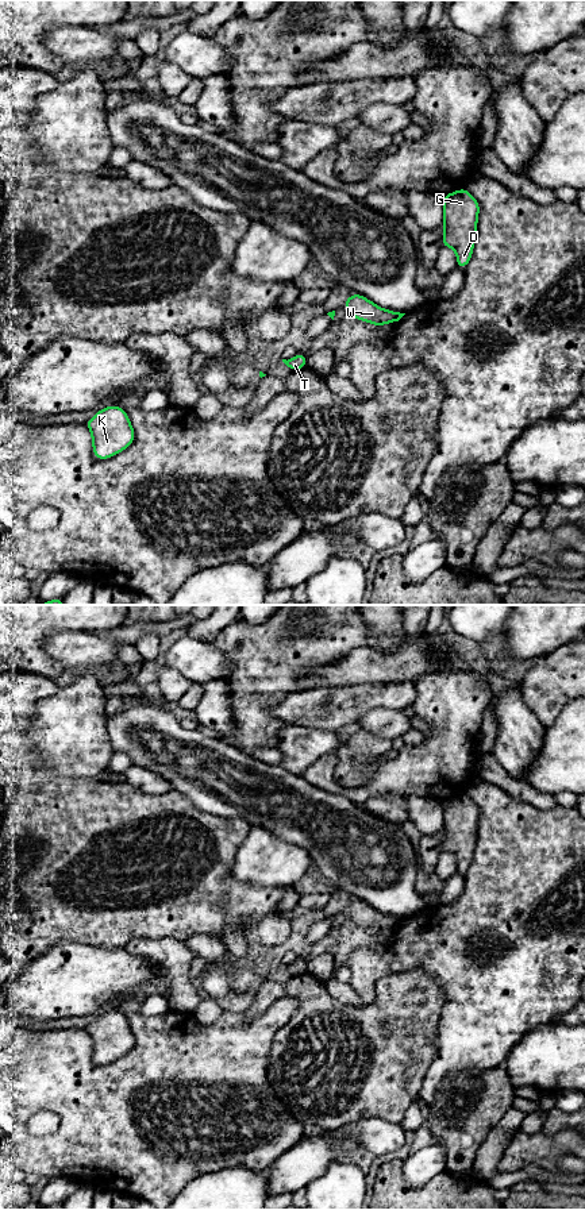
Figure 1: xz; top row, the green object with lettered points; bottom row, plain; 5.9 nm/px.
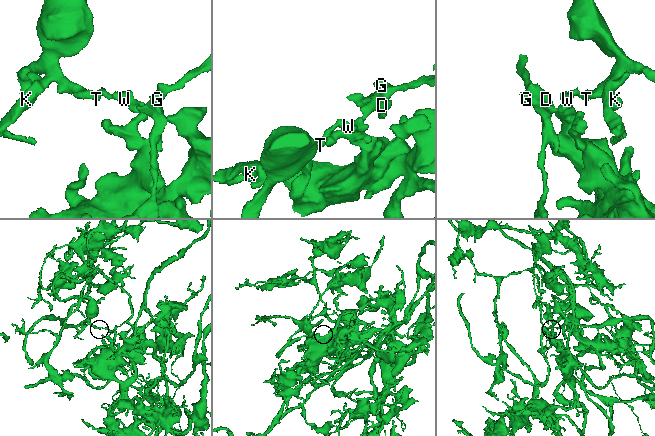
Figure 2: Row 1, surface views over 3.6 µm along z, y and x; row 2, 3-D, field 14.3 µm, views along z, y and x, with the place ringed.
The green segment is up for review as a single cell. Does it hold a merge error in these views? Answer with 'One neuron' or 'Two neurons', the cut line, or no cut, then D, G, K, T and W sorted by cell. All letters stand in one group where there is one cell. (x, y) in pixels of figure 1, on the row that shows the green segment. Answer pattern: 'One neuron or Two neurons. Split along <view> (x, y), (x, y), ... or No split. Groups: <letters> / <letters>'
Two neurons. Split along xz (393, 312), (396, 320). Groups: D G / K T W

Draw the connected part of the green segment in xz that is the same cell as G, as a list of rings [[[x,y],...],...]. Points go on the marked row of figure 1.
[[[466,188],[440,197],[443,201],[444,235],[442,247],[451,247],[457,253],[457,267],[465,270],[477,236],[478,201]]]

